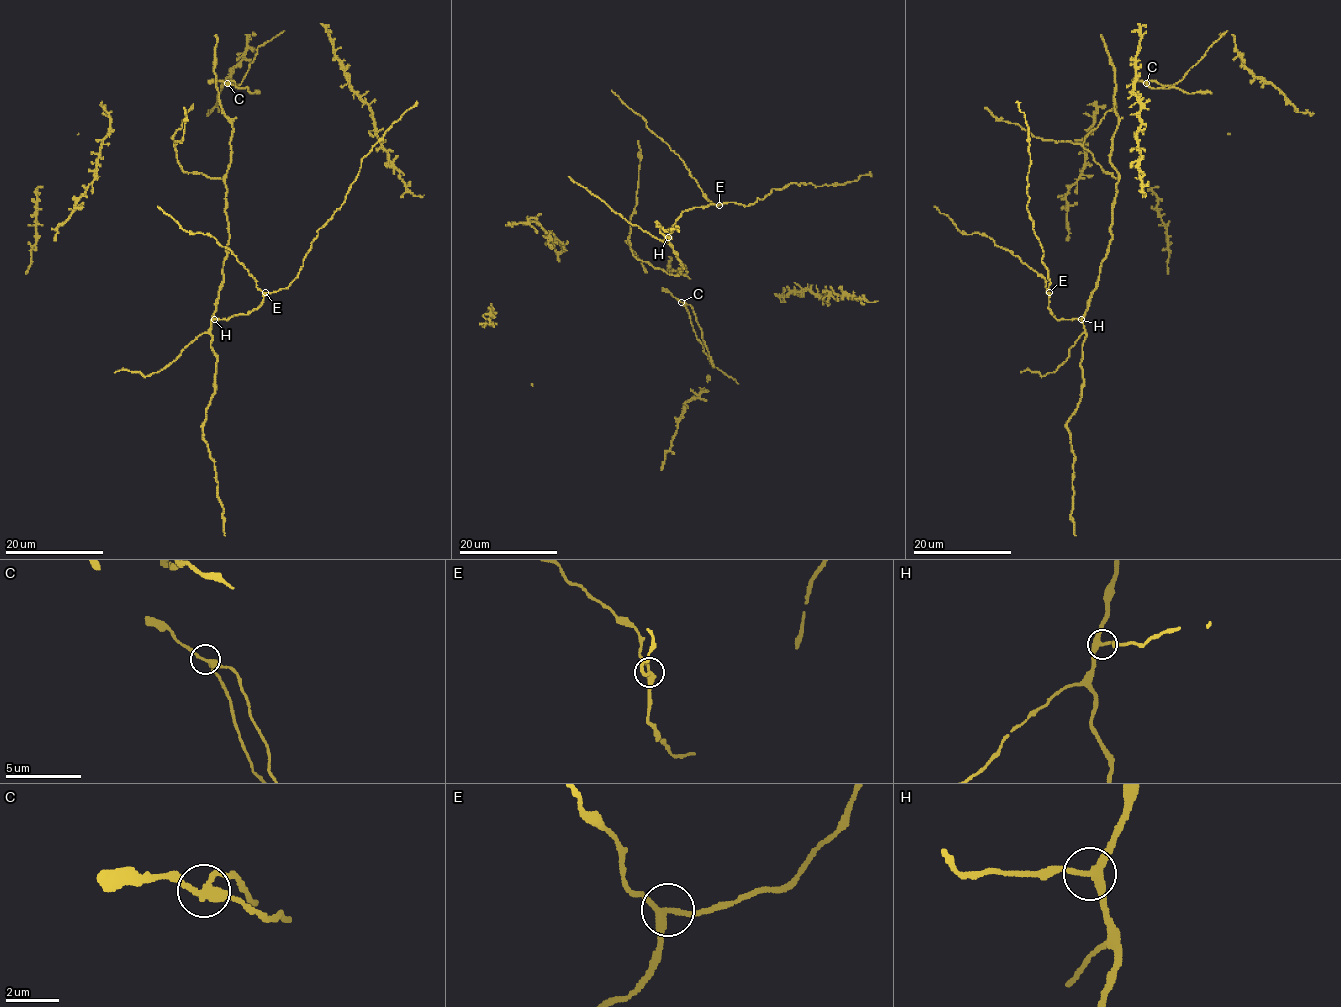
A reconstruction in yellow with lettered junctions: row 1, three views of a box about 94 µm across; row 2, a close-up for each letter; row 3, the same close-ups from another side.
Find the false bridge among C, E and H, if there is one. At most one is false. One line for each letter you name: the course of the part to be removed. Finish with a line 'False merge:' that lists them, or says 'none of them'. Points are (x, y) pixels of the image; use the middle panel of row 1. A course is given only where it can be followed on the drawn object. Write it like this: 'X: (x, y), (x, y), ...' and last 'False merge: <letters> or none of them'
C: (682, 302), (693, 309), (714, 367)
False merge: C

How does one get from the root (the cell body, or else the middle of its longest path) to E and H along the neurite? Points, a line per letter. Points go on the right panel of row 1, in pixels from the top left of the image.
E: (1111, 150), (1110, 163), (1118, 174), (1111, 240), (1088, 309), (1079, 319), (1057, 319), (1049, 308), (1049, 292)
H: (1111, 150), (1110, 163), (1118, 174), (1111, 240), (1107, 258), (1102, 263), (1098, 286), (1081, 319)

